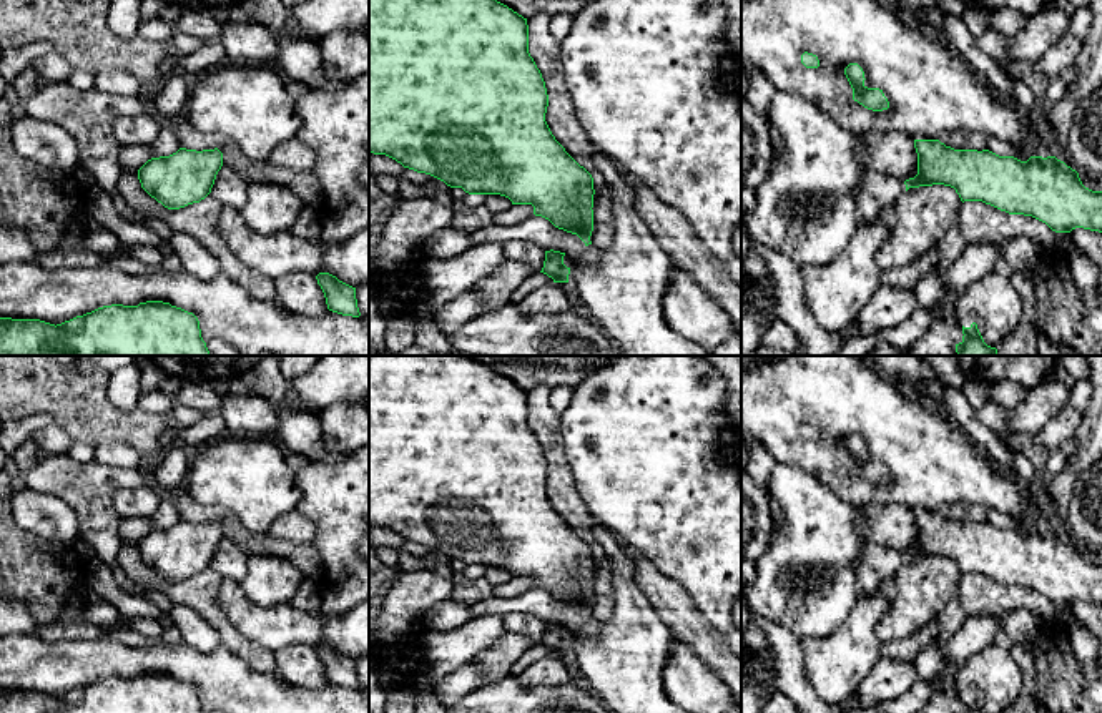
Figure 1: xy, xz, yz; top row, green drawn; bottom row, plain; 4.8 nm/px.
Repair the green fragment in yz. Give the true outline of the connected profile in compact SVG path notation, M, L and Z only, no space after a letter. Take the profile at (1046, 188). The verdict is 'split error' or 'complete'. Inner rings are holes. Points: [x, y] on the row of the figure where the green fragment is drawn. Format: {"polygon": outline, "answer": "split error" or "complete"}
{"polygon": "M914 140L918 175L904 181L909 188L944 184L956 189L961 201L982 201L1009 214L1032 216L1055 233L1075 228L1102 233L1102 191L1085 188L1079 173L1055 156L1031 156L1021 161L989 150L954 150L939 140Z", "answer": "complete"}

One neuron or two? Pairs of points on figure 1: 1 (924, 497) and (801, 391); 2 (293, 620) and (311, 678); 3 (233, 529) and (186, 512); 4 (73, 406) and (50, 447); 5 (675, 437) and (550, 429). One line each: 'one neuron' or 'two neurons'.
1: one neuron
2: two neurons
3: one neuron
4: two neurons
5: two neurons

